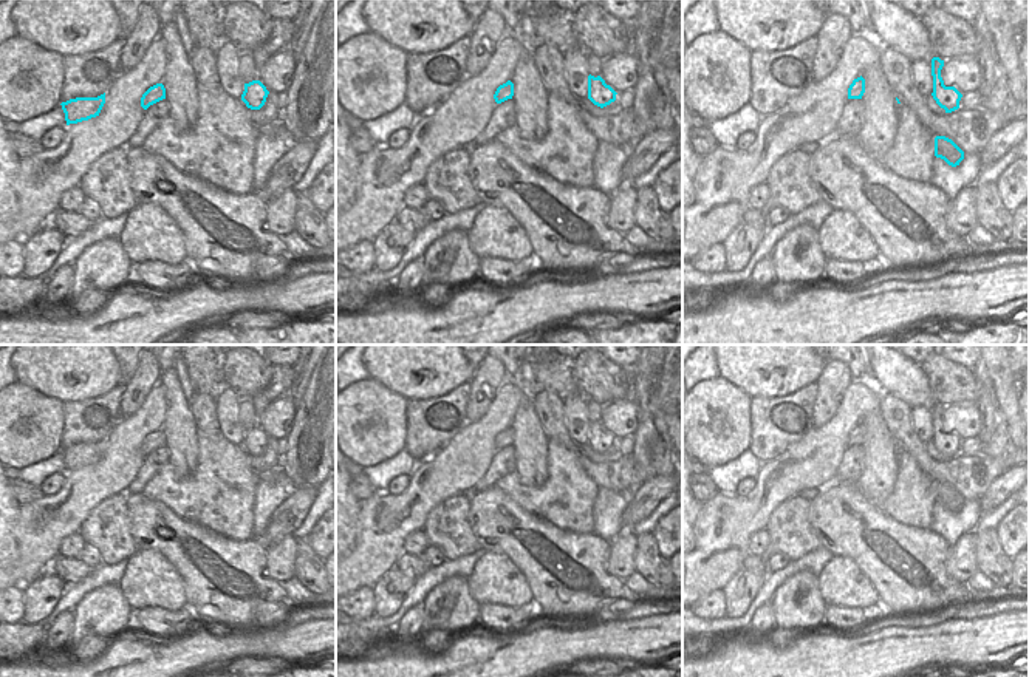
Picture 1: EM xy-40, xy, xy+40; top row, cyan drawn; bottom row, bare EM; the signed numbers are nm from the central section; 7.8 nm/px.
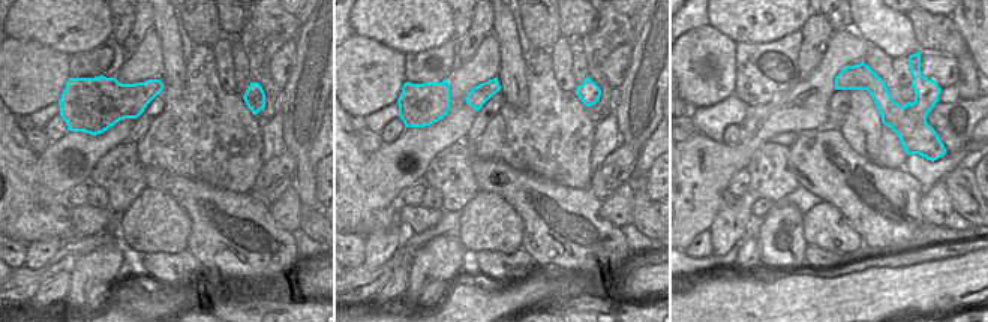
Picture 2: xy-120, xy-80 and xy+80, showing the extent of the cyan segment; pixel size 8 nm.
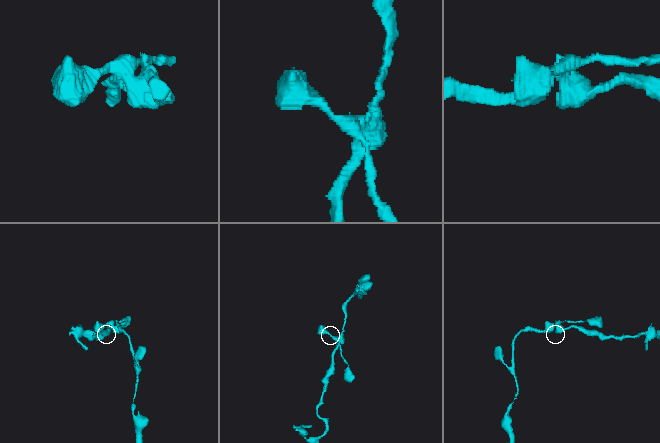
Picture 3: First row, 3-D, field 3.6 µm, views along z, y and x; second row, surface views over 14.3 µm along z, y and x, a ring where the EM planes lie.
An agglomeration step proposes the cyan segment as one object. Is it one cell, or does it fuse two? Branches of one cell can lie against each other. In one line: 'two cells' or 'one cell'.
one cell

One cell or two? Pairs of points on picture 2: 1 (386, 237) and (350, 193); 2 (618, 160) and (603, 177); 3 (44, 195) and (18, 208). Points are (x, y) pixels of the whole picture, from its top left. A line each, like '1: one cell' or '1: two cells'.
1: two cells
2: one cell
3: two cells

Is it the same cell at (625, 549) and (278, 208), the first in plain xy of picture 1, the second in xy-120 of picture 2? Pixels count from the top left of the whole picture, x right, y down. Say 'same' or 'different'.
same

